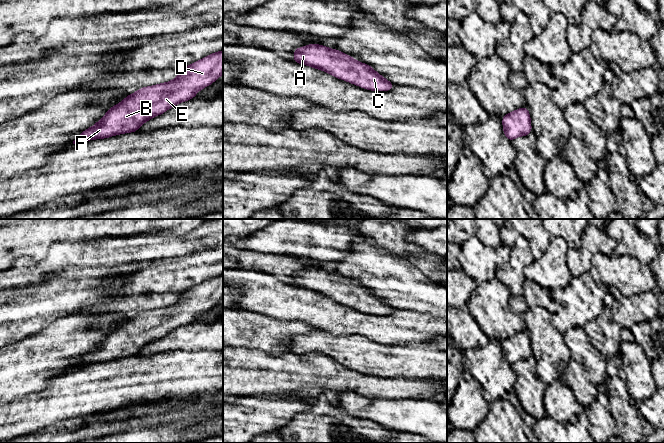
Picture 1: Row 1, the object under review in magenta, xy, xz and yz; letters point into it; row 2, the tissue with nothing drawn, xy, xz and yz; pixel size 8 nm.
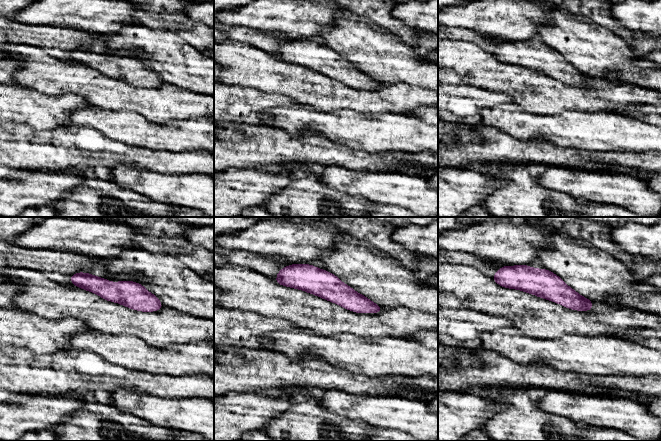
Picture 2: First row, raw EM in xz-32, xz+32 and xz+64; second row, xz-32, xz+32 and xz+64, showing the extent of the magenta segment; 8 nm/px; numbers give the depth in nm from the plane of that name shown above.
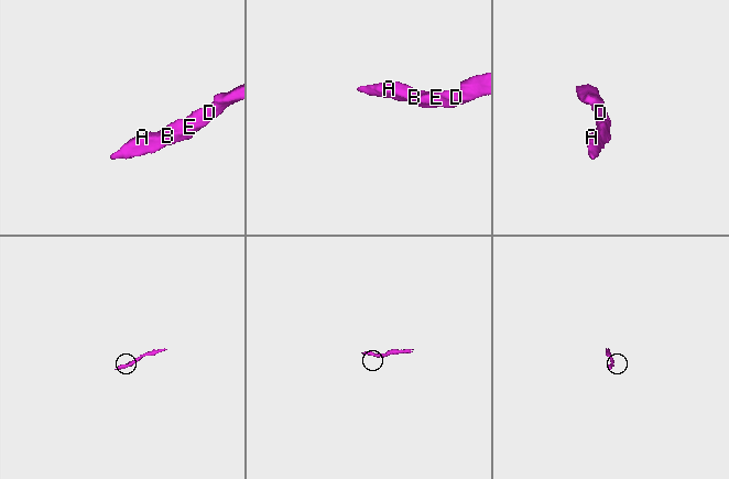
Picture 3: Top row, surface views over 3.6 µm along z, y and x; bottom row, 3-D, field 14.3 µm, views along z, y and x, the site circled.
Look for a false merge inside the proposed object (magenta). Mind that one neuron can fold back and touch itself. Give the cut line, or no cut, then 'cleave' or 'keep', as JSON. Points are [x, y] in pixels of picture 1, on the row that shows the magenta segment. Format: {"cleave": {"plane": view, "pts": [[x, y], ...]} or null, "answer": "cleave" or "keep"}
{"cleave": null, "answer": "keep"}

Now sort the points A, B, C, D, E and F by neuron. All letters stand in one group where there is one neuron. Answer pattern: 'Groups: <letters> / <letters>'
Groups: A B C D E F

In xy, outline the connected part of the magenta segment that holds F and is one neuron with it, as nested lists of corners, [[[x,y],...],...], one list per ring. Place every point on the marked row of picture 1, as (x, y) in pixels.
[[[223,50],[210,54],[180,70],[173,80],[140,88],[122,102],[109,108],[92,127],[81,133],[73,144],[138,131],[151,118],[175,105],[191,100],[203,88],[223,75]]]

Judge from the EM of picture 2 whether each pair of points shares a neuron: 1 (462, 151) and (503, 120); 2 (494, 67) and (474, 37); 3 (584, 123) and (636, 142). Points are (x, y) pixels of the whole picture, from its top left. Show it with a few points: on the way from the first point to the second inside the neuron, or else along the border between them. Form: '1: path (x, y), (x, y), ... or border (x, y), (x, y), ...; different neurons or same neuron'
1: border (501, 130), (522, 140); different neurons
2: border (458, 41), (473, 42), (492, 53); different neurons
3: path (597, 132), (623, 134); same neuron

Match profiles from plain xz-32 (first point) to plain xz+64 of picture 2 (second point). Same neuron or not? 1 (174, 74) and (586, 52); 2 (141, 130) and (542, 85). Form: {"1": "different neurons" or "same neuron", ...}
{"1": "same neuron", "2": "different neurons"}

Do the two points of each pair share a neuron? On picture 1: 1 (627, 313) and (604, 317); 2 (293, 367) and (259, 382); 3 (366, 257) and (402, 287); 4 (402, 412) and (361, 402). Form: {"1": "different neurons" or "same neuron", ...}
{"1": "different neurons", "2": "same neuron", "3": "same neuron", "4": "same neuron"}

